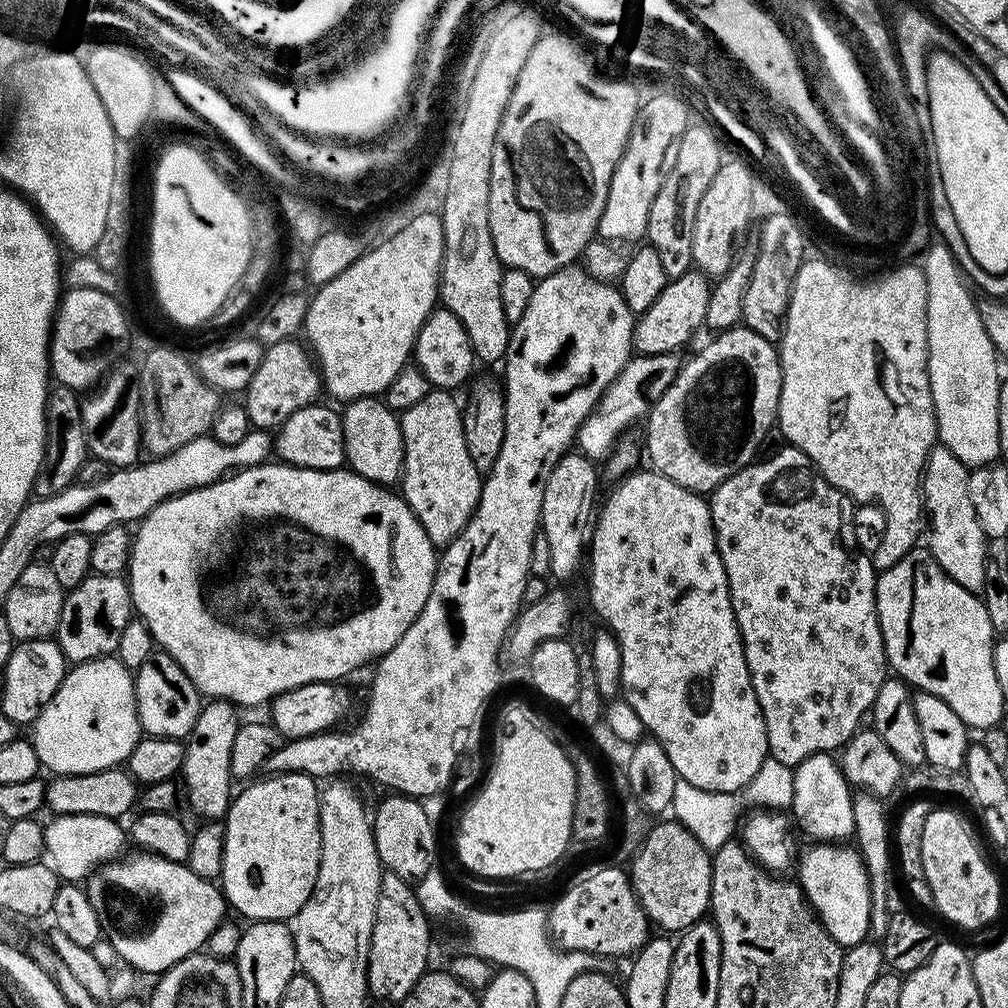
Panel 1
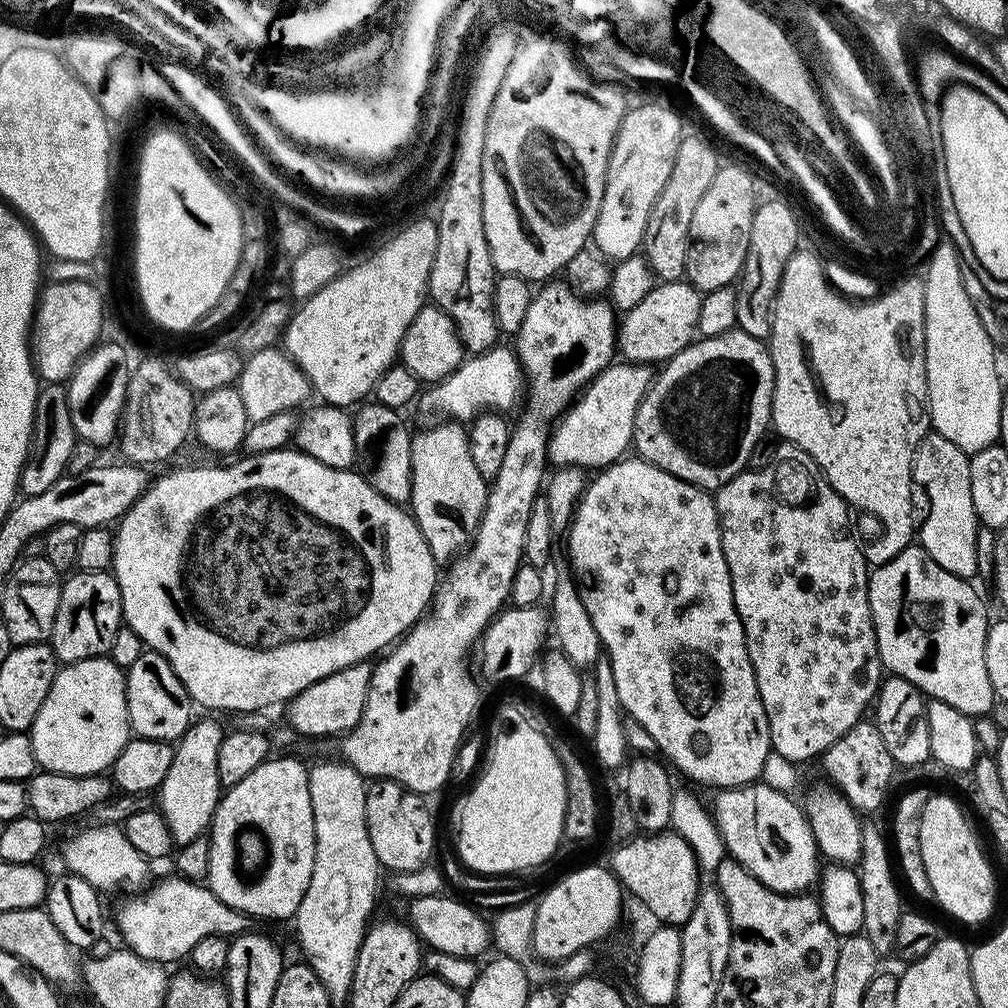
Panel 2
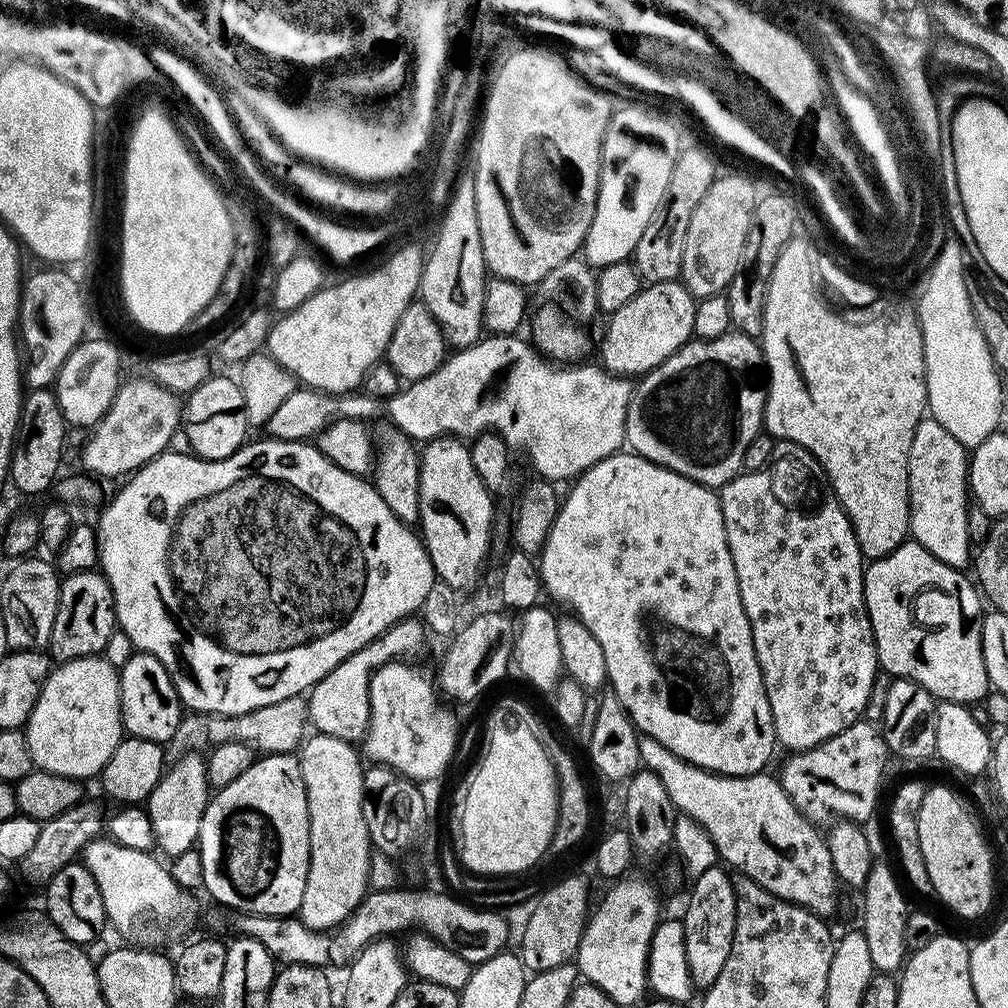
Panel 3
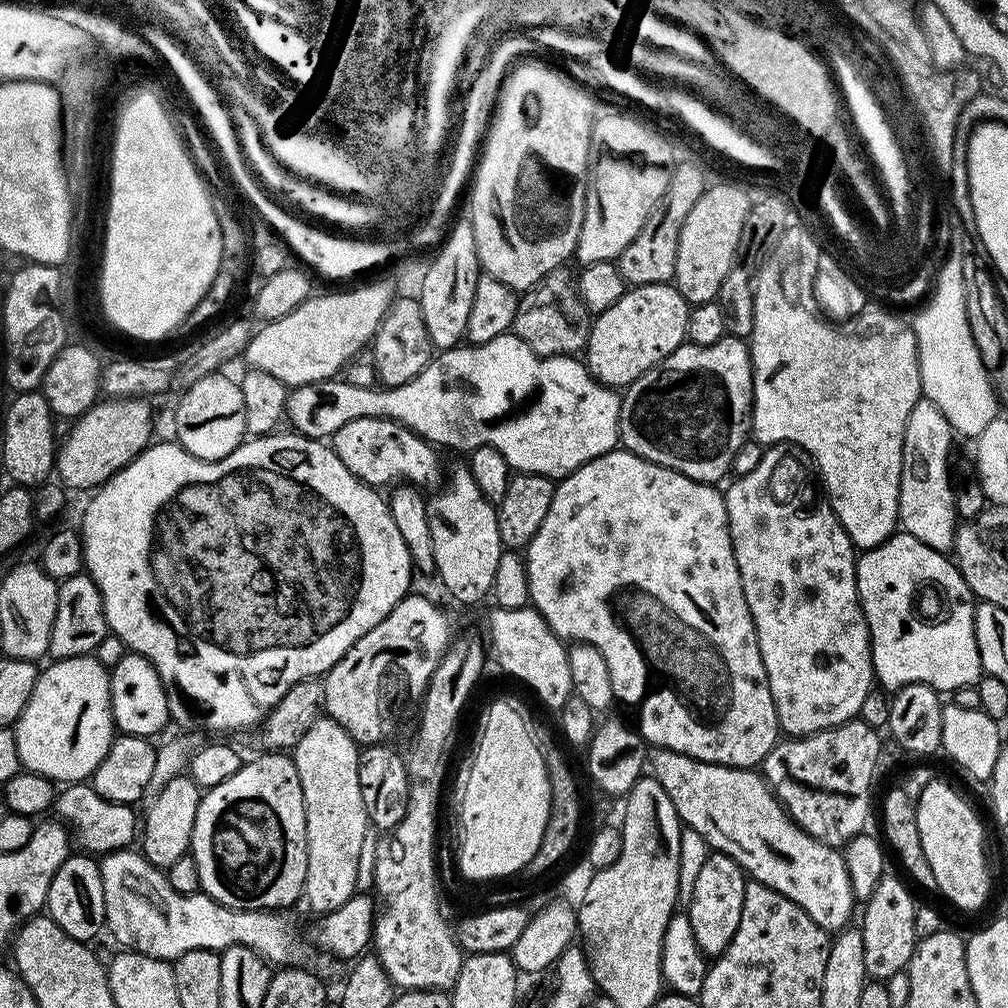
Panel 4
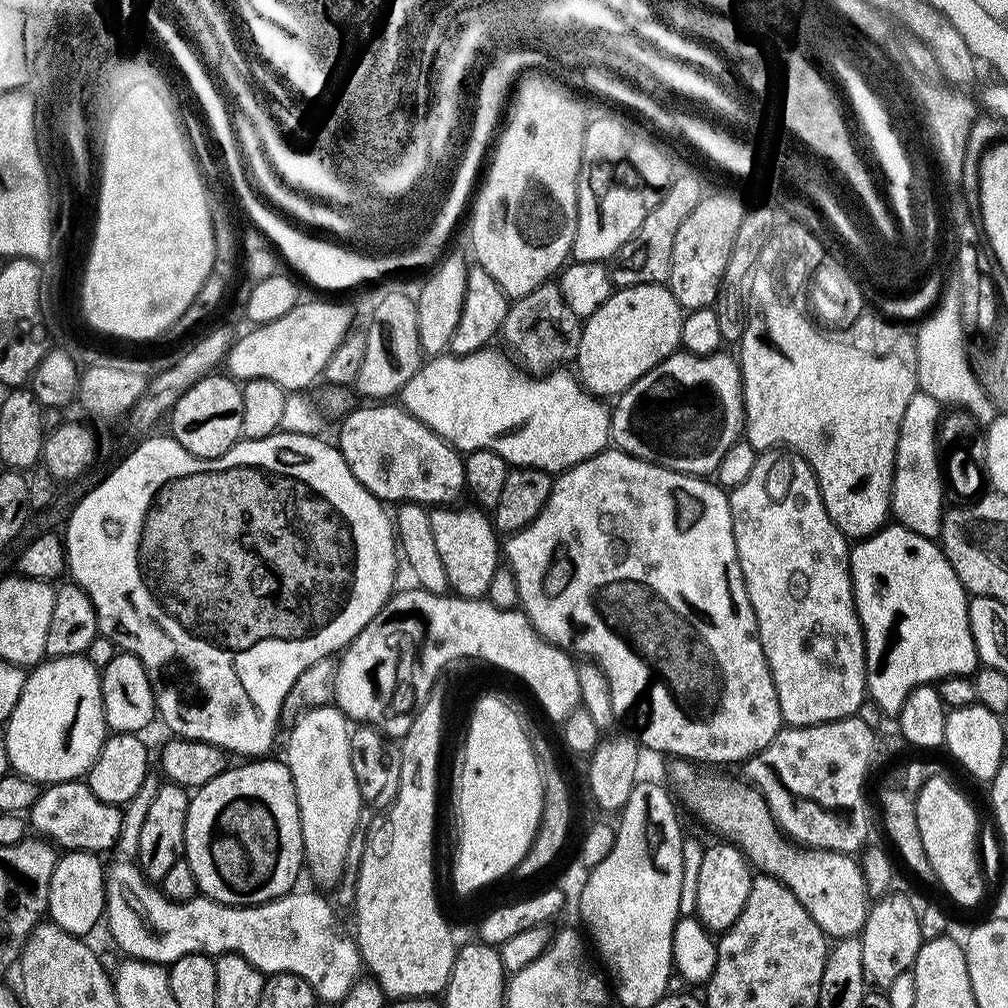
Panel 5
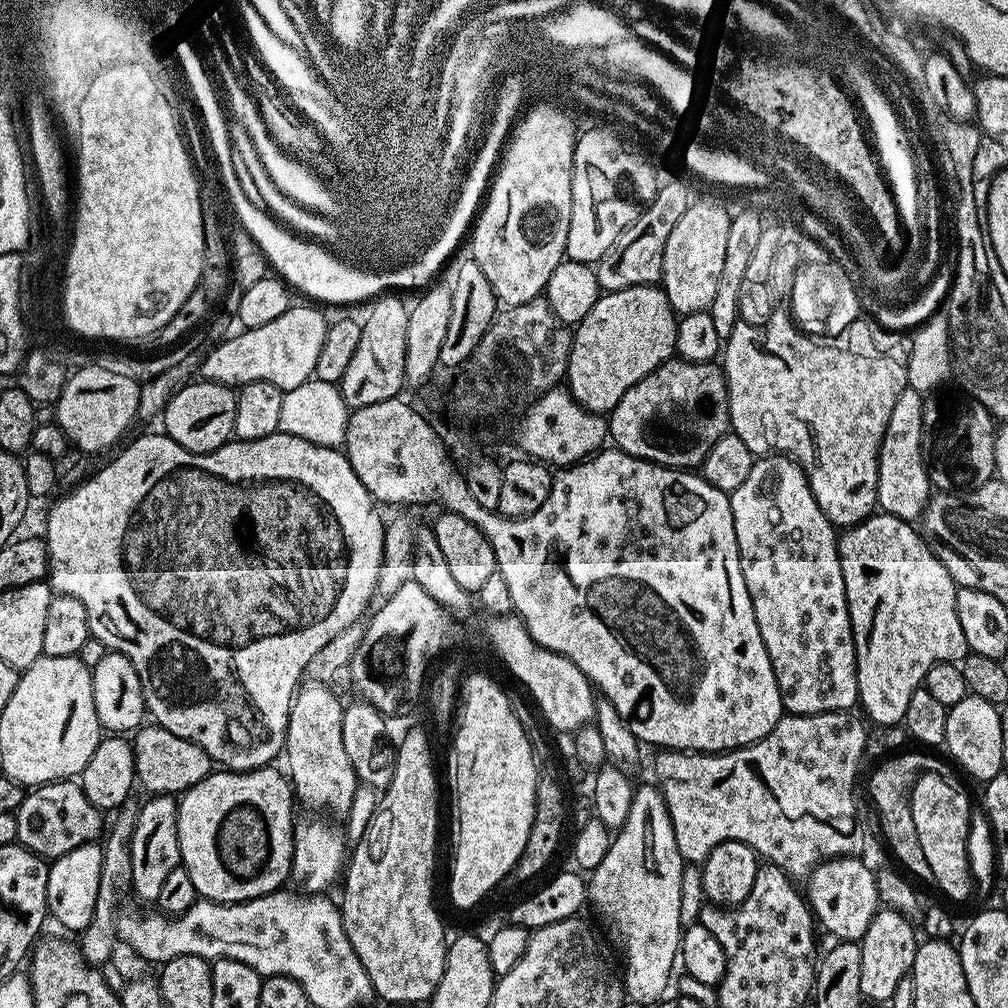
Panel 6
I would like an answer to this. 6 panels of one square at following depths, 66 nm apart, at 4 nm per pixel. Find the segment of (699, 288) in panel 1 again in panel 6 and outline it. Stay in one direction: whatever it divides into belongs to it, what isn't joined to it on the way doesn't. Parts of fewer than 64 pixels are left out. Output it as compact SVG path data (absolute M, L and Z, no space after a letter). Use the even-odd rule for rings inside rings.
M656 284L630 286L626 290L604 292L600 299L594 302L590 314L575 325L572 332L572 345L568 355L568 371L566 387L574 399L588 412L611 414L614 406L646 374L650 374L659 364L665 364L673 359L676 350L677 313L672 311L668 299L664 296L663 287Z

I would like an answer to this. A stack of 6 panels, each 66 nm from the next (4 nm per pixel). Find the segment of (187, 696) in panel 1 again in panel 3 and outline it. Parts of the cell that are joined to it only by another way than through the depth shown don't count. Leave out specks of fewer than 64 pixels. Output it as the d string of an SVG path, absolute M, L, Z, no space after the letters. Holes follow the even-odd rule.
M137 651L118 671L120 673L120 717L124 723L125 733L161 746L167 745L178 730L182 705L166 666L162 666L162 662L158 662L158 658L150 655L149 652Z

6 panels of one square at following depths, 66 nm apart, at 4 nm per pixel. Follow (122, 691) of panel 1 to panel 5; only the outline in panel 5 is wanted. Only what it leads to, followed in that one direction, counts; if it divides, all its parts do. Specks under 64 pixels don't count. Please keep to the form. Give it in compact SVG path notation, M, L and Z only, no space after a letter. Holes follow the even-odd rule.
M87 655L78 656L57 656L55 658L45 659L43 662L35 665L28 672L26 686L22 686L22 698L18 698L18 706L14 706L14 714L10 714L8 723L3 725L2 731L6 734L6 754L11 771L18 776L25 776L28 780L35 780L37 785L47 786L49 784L60 784L64 780L81 779L91 768L92 763L98 758L102 750L106 737L110 729L106 718L104 717L104 707L102 706L102 686L100 685L101 669L95 668L88 660Z

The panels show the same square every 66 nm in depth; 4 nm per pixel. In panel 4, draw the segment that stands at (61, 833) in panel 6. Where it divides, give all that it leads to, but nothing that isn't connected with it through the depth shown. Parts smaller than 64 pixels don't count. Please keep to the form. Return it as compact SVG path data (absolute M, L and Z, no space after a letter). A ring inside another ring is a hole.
M72 782L57 791L54 812L67 824L77 845L81 844L88 854L107 854L129 847L132 839L138 836L138 812L130 804L119 804L102 798L92 789L91 783ZM57 812L57 813L56 813Z

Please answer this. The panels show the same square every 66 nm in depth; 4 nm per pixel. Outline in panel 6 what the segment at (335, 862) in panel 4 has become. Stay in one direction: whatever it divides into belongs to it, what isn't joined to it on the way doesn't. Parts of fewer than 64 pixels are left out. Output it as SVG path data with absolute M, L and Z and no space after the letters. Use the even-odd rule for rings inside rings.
M308 682L297 691L288 715L288 737L284 739L288 756L286 772L299 803L301 800L308 808L321 808L324 814L347 814L354 802L358 779L342 744L345 705L340 704L332 690L331 687Z

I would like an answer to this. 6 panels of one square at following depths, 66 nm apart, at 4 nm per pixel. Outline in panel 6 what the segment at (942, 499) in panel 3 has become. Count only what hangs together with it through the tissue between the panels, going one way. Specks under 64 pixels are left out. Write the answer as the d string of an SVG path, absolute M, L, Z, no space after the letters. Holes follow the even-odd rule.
M906 387L894 402L894 414L884 431L884 441L880 444L878 472L878 498L876 503L881 513L899 520L916 522L924 515L928 498L933 495L932 479L928 477L924 448L924 406L926 400L921 393Z

